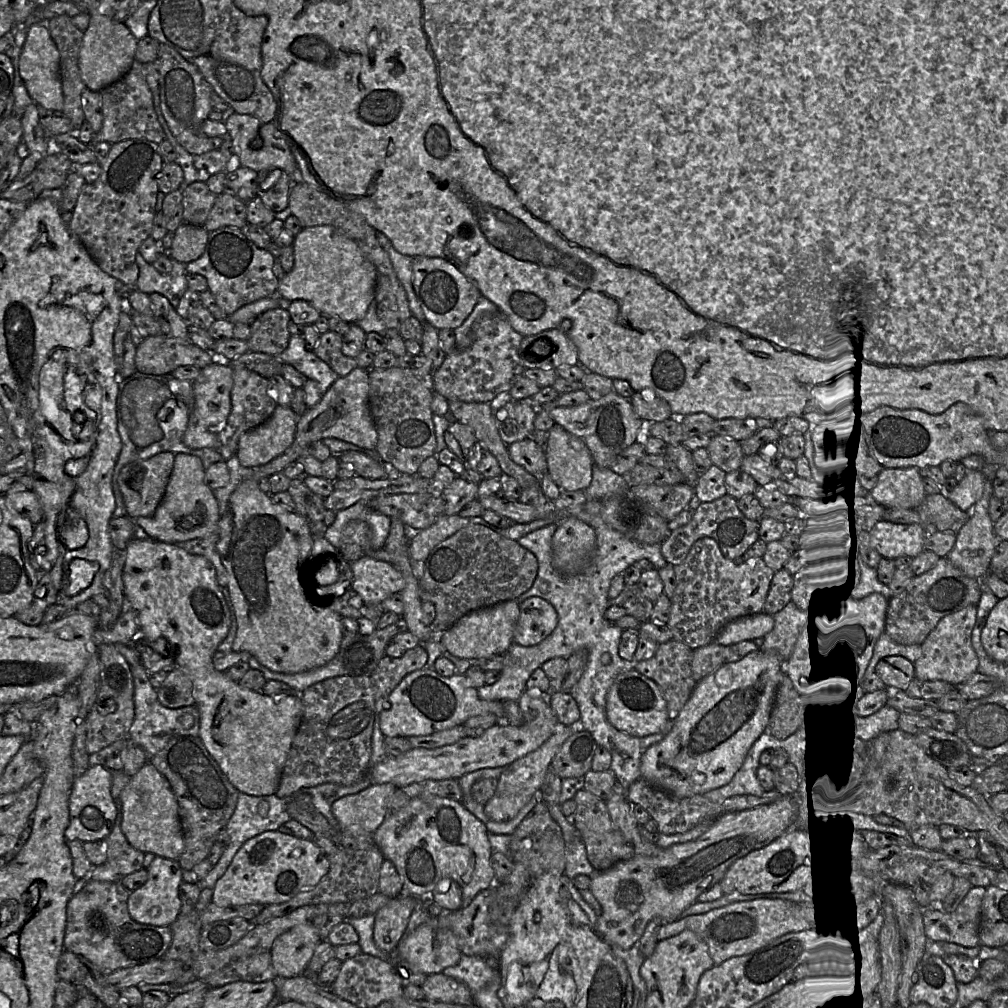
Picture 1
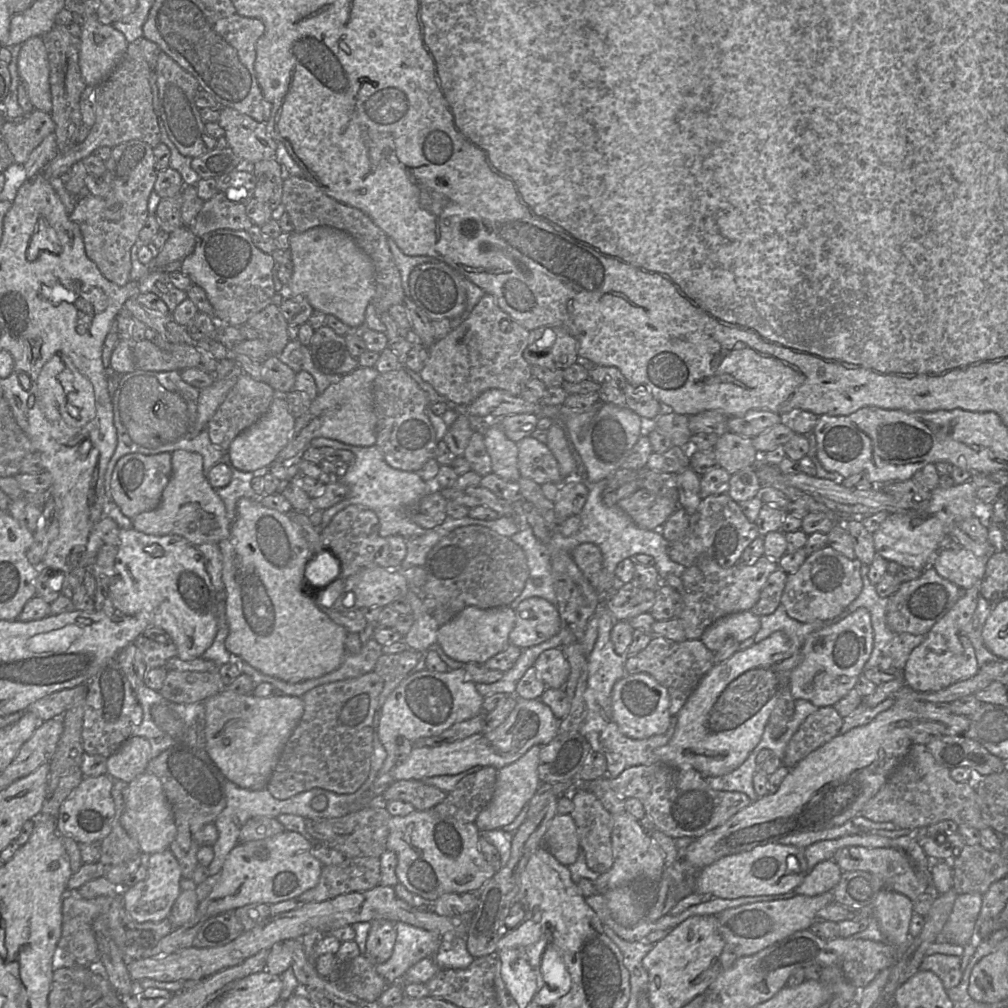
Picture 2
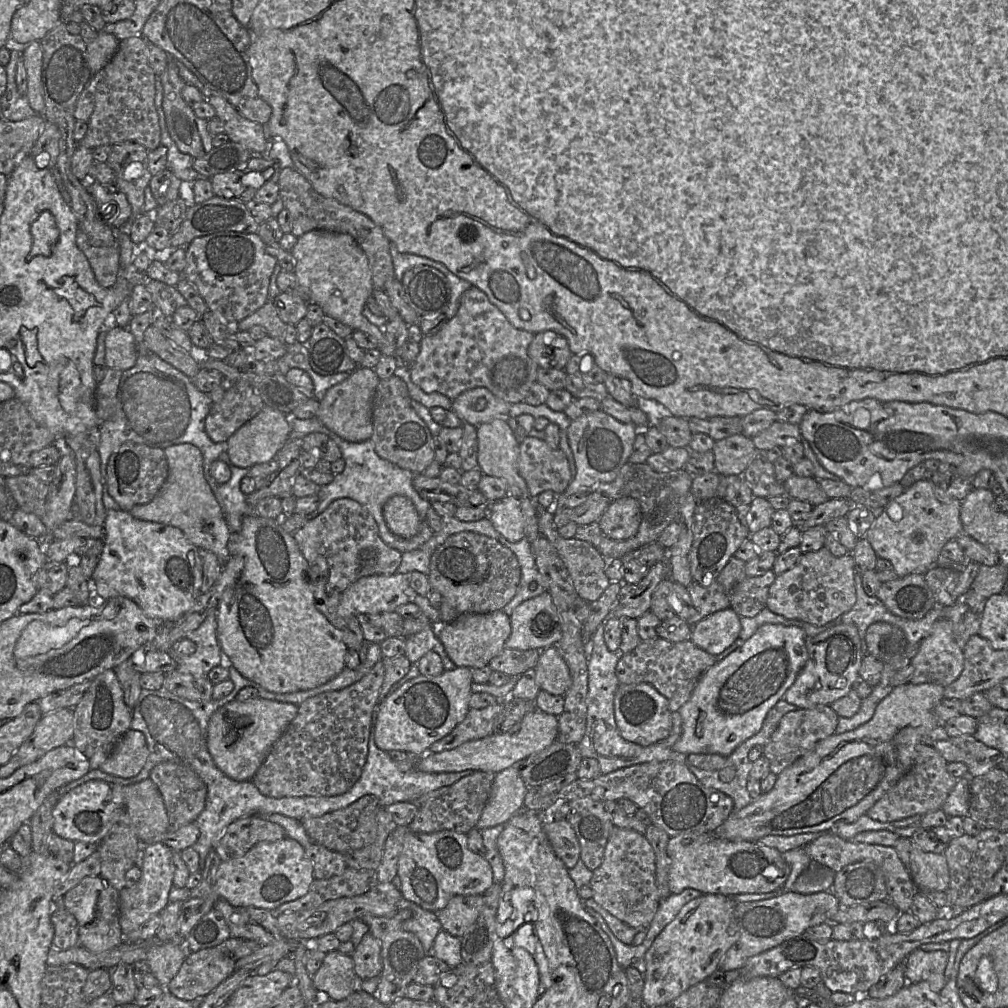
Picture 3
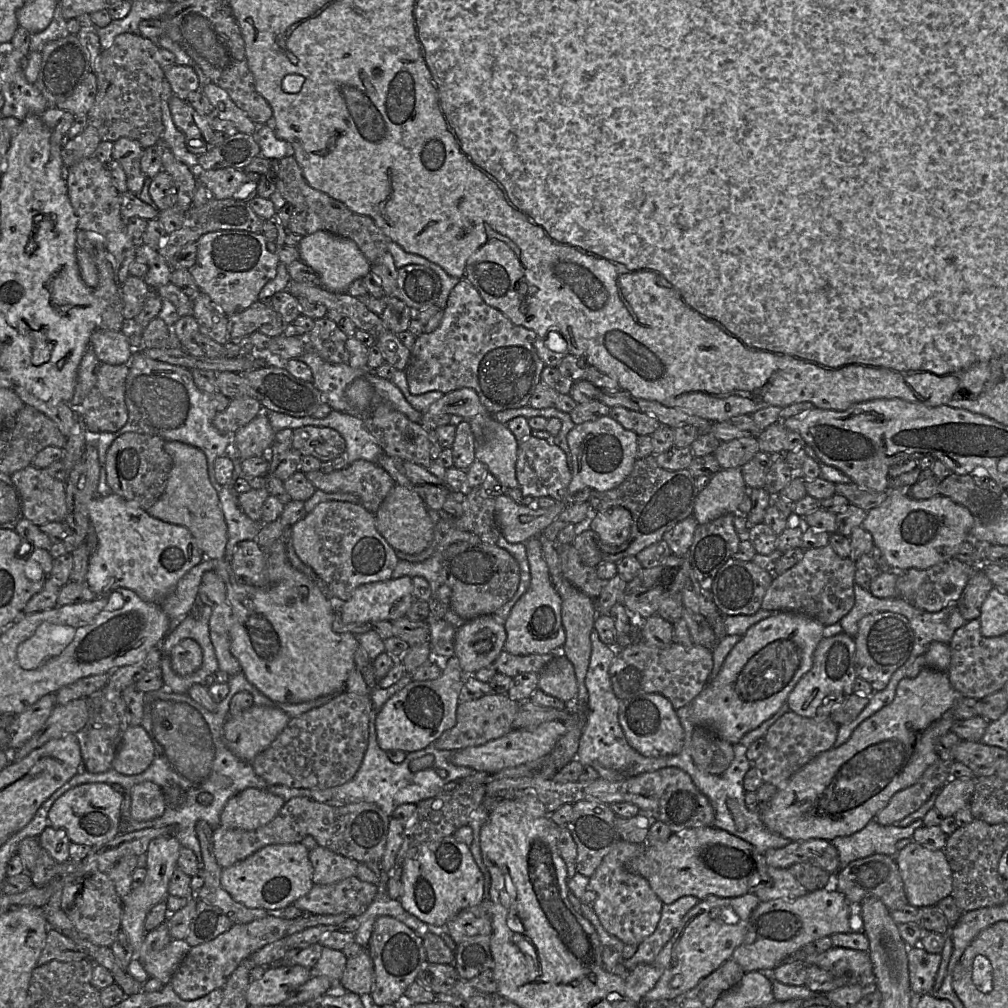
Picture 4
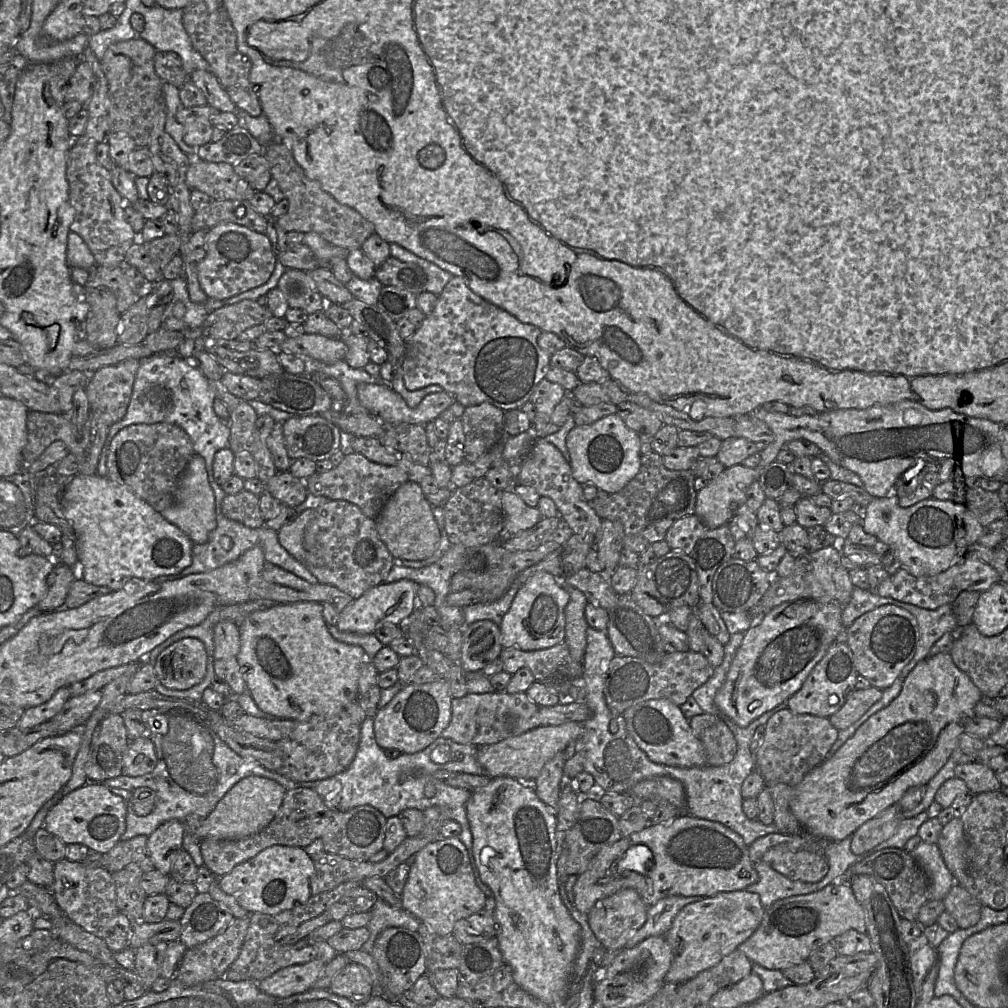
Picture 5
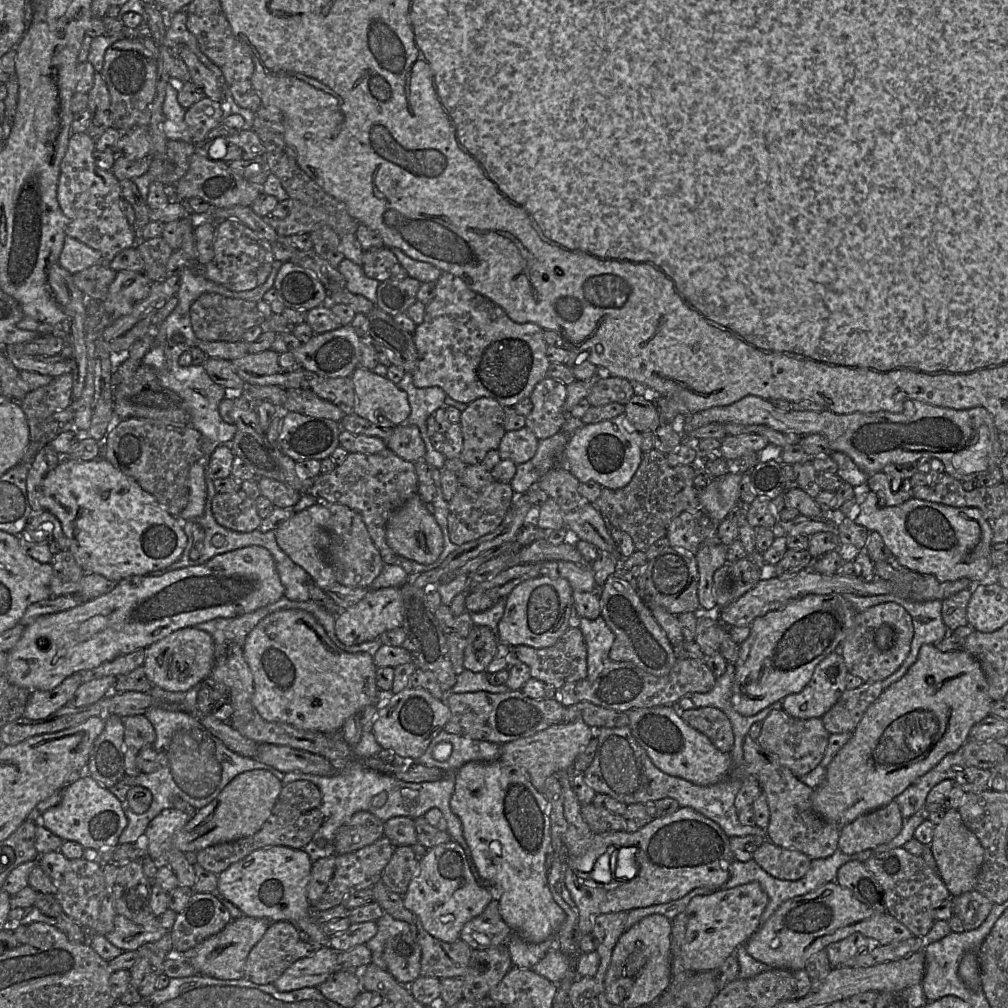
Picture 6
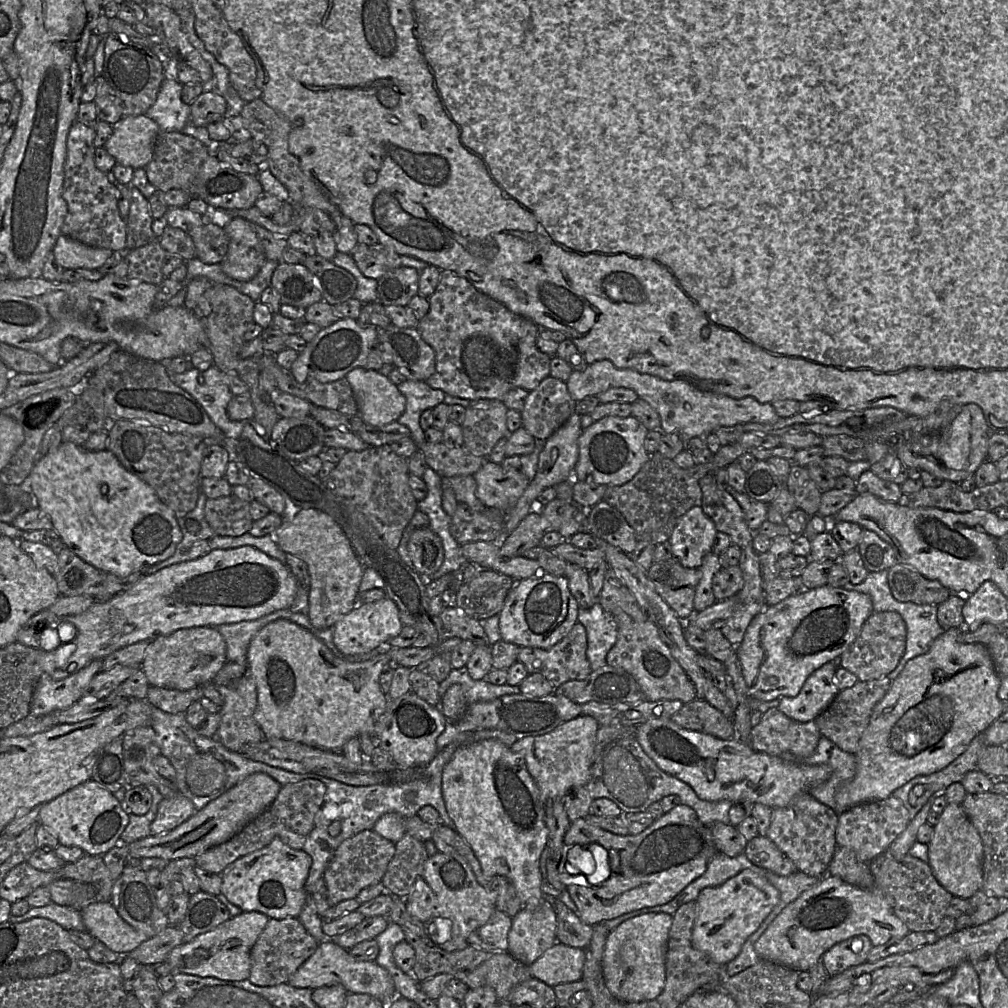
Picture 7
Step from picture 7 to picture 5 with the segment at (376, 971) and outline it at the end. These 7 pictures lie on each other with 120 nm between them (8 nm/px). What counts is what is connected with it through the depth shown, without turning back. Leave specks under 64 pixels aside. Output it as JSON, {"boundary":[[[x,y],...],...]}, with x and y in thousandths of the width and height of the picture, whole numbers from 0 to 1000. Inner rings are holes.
{"boundary":[[[313,950],[305,955],[280,960],[256,974],[256,980],[269,988],[284,990],[310,981],[322,959],[322,955]]]}

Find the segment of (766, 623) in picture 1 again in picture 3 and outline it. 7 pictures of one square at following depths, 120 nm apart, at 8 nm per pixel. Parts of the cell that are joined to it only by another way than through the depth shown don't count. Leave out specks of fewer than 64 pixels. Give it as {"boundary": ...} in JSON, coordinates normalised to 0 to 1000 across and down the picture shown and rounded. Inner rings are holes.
{"boundary":[[[726,603],[711,606],[687,621],[686,635],[711,651],[733,632],[736,623],[734,613]]]}

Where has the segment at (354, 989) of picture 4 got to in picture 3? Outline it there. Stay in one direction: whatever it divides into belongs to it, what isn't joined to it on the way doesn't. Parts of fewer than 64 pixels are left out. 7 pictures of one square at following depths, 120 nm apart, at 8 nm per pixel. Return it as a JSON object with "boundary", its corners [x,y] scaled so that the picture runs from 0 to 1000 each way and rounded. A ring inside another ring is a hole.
{"boundary":[[[363,926],[348,948],[351,964],[360,973],[376,969],[379,961],[378,938],[368,926]]]}

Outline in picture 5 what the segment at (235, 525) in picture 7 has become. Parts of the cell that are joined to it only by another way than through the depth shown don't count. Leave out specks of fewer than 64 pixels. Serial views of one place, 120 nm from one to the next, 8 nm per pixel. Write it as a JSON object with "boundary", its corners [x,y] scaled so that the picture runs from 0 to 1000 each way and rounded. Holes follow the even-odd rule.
{"boundary":[[[241,485],[234,490],[224,490],[219,500],[219,507],[226,515],[238,518],[247,524],[257,524],[263,519],[257,497],[257,492]]]}

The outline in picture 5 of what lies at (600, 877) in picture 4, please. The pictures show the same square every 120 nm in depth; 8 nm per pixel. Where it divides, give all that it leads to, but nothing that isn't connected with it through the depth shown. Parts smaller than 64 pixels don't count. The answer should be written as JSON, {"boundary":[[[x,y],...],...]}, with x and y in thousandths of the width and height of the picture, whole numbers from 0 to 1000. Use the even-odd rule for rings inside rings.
{"boundary":[[[627,881],[593,893],[583,906],[583,915],[601,942],[615,943],[640,917],[643,899]]]}

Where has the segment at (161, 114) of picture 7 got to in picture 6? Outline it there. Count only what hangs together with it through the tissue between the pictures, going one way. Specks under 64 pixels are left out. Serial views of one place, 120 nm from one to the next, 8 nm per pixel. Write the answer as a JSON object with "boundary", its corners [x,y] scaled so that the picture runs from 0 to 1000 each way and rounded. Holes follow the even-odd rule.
{"boundary":[[[169,77],[162,101],[162,130],[168,139],[190,142],[190,136],[183,118],[185,108],[178,103],[176,93],[177,83]]]}

